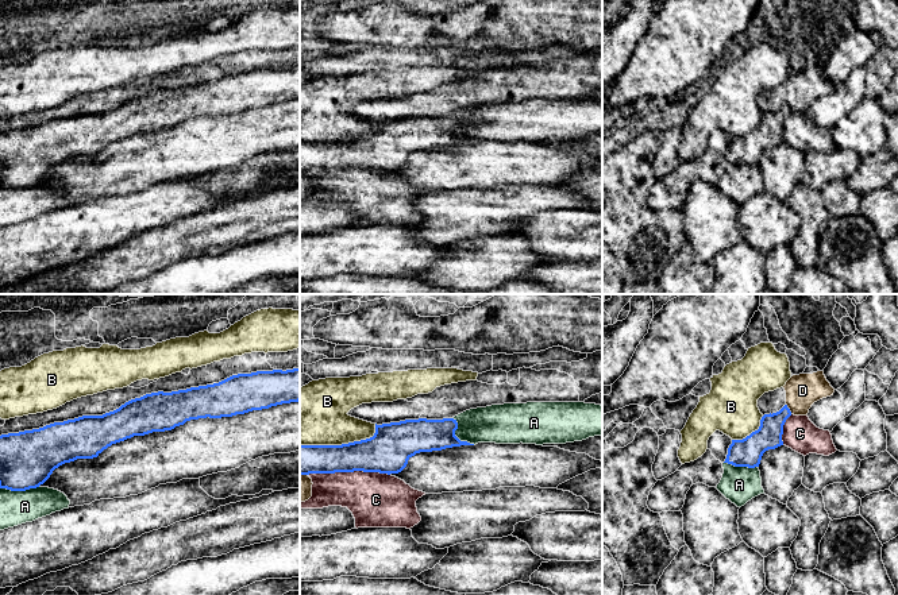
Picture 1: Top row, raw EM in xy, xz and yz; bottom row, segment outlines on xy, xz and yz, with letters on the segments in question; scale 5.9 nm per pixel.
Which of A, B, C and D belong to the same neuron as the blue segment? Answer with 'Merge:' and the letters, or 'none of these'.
Merge: none of these

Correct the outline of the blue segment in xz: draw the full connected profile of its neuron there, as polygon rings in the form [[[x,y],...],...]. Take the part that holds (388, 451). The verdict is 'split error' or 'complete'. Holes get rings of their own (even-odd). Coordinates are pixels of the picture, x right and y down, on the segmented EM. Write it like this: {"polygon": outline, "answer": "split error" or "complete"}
{"polygon": [[[405,420],[375,424],[373,437],[342,445],[300,445],[300,475],[335,472],[398,474],[420,452],[474,445],[455,436],[458,422],[443,420]]], "answer": "complete"}

